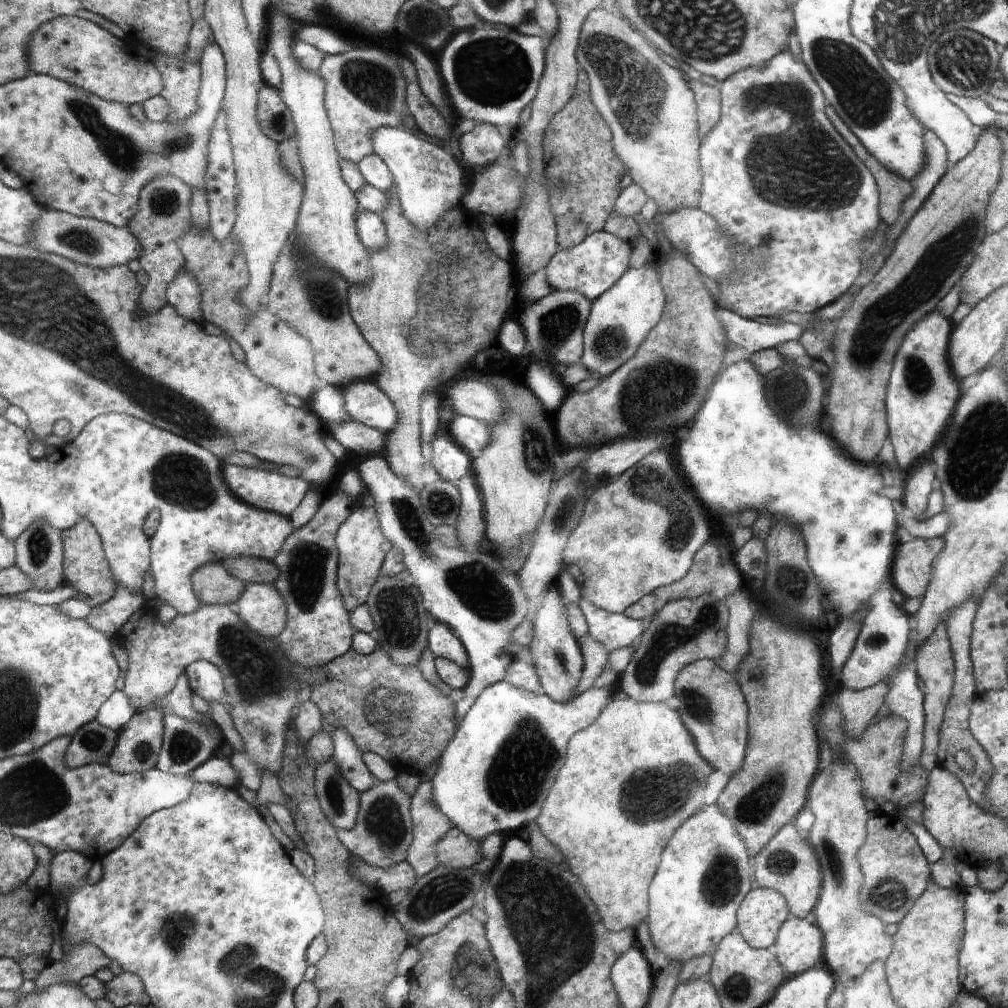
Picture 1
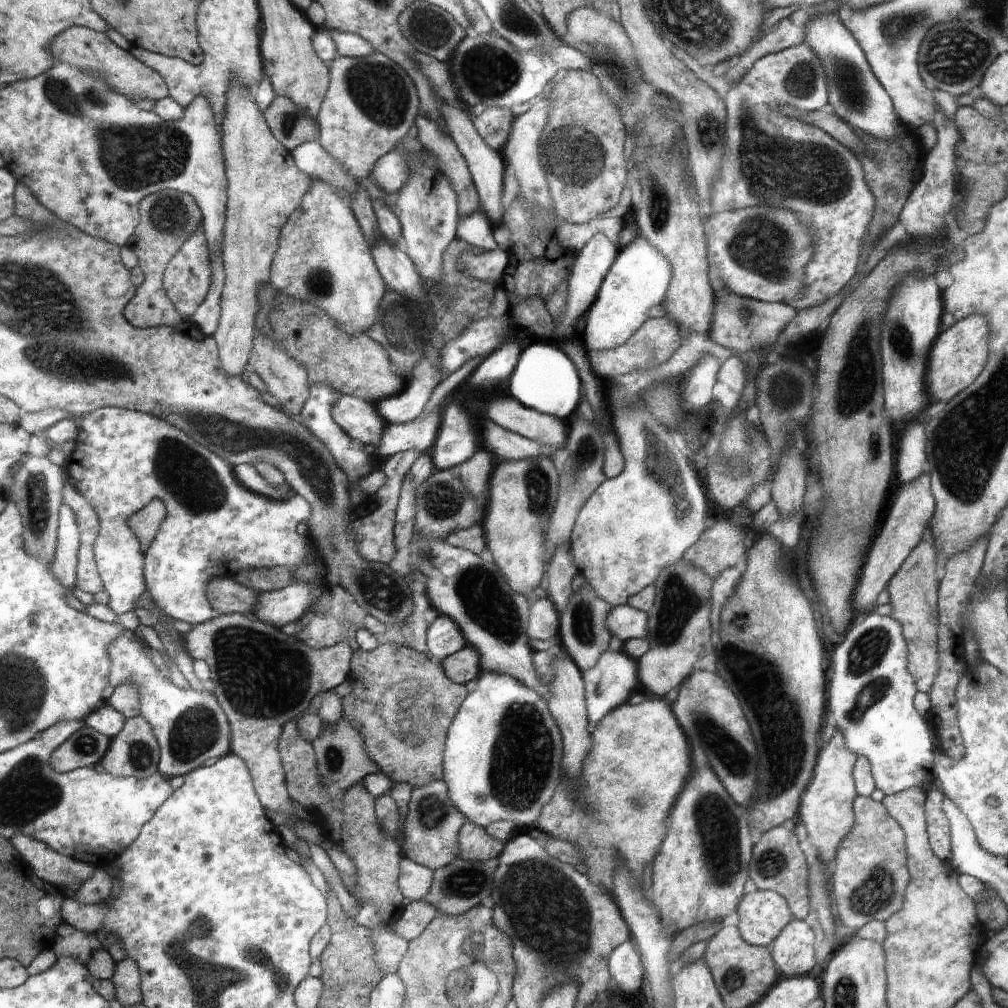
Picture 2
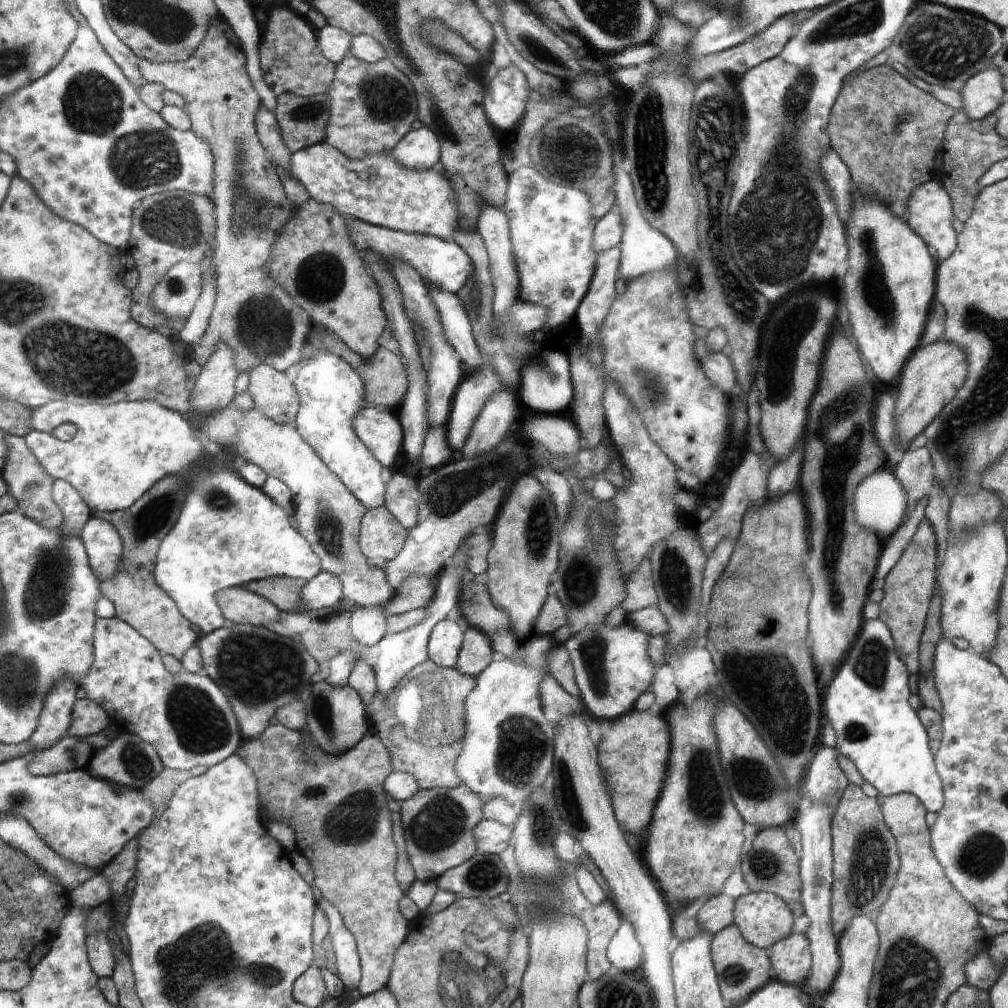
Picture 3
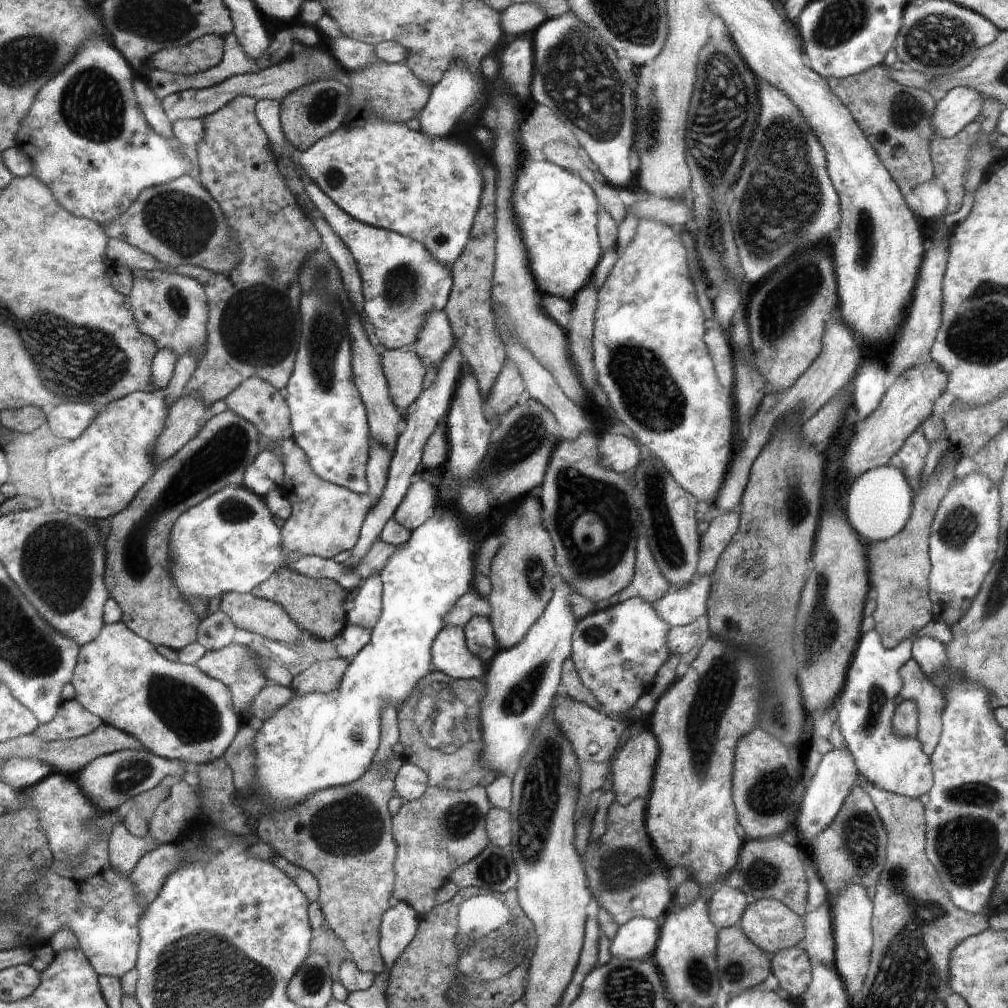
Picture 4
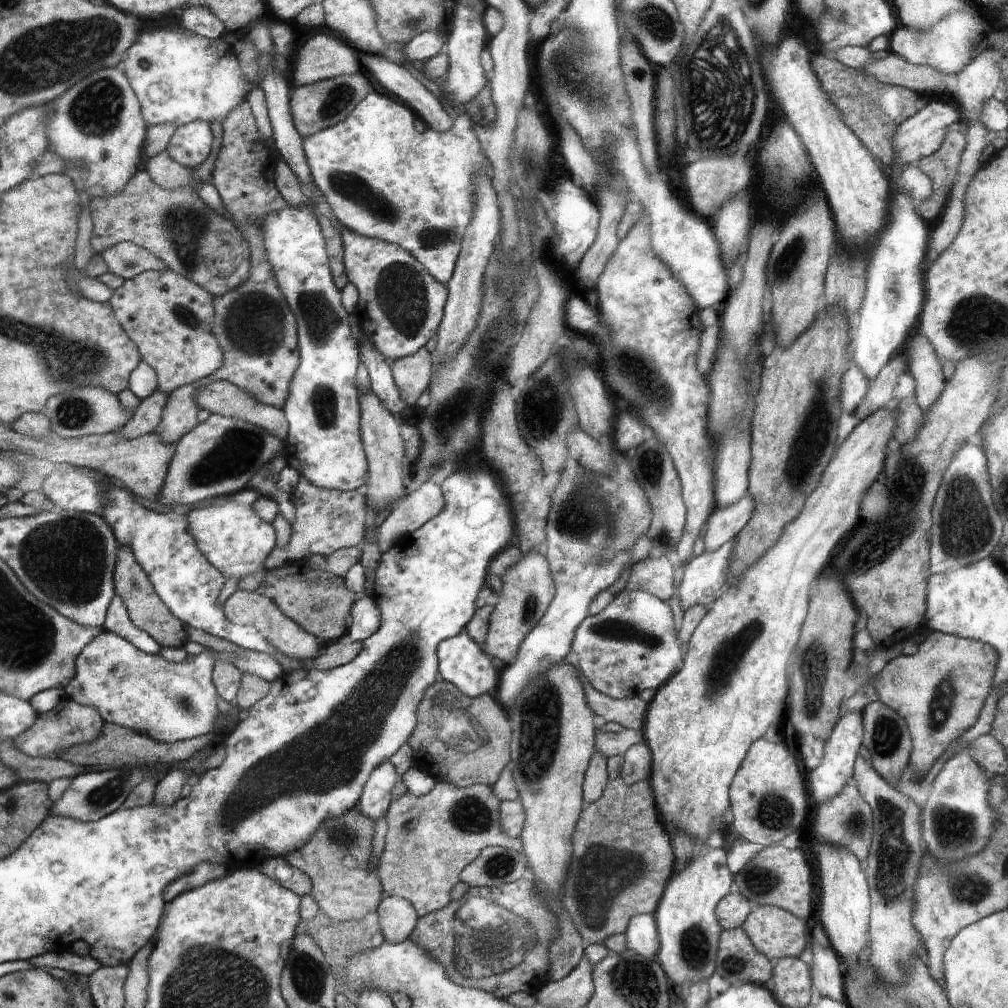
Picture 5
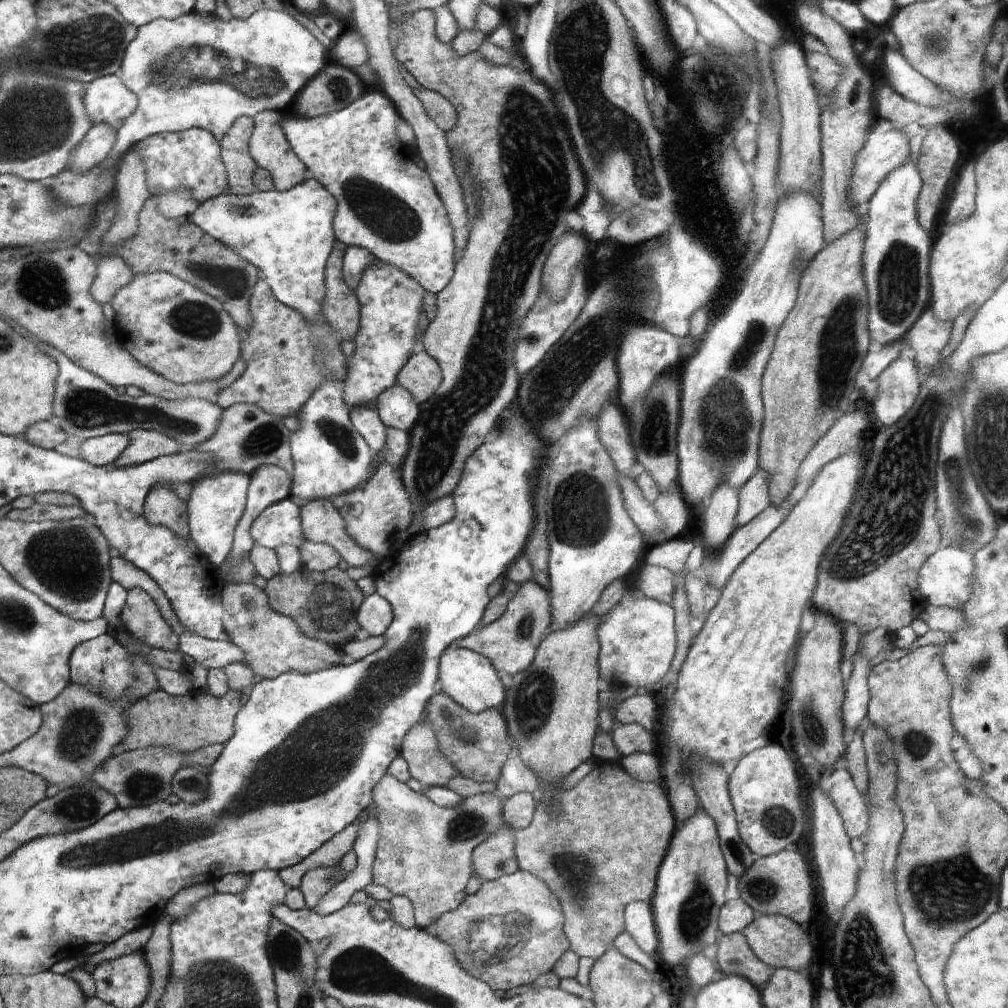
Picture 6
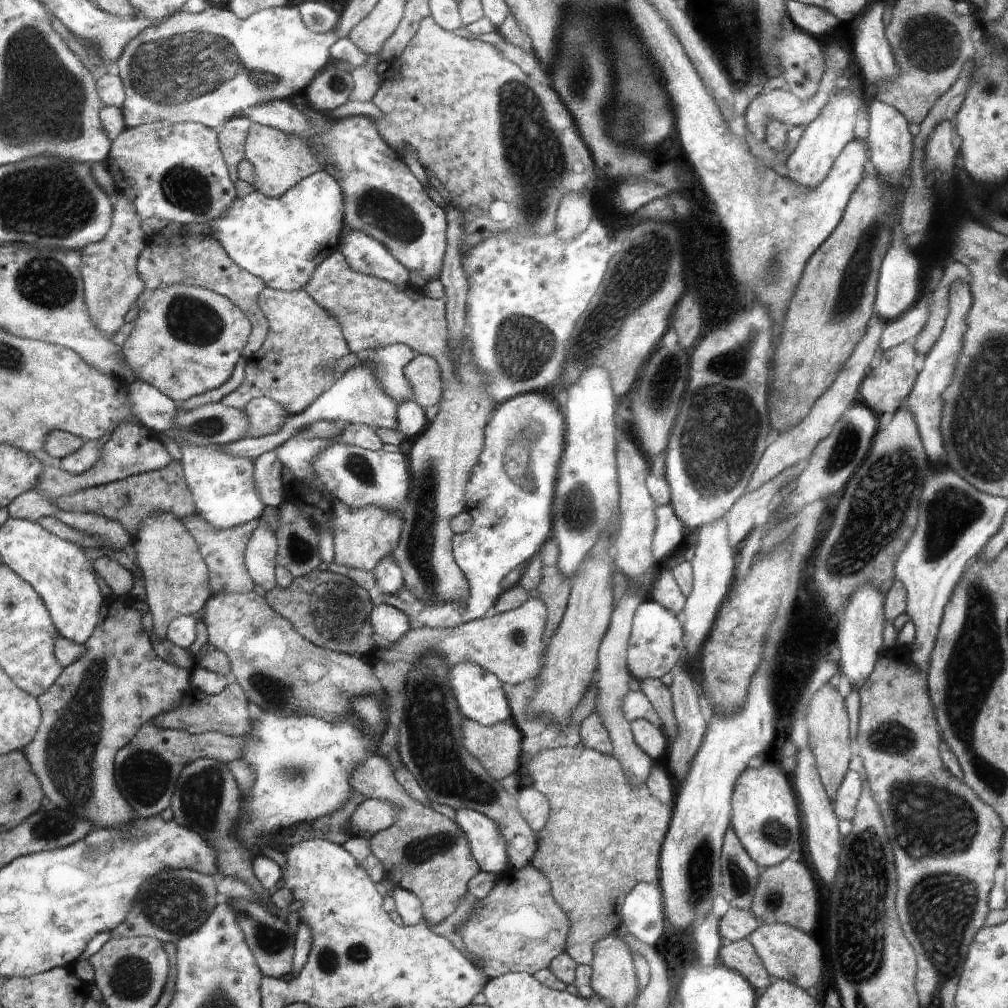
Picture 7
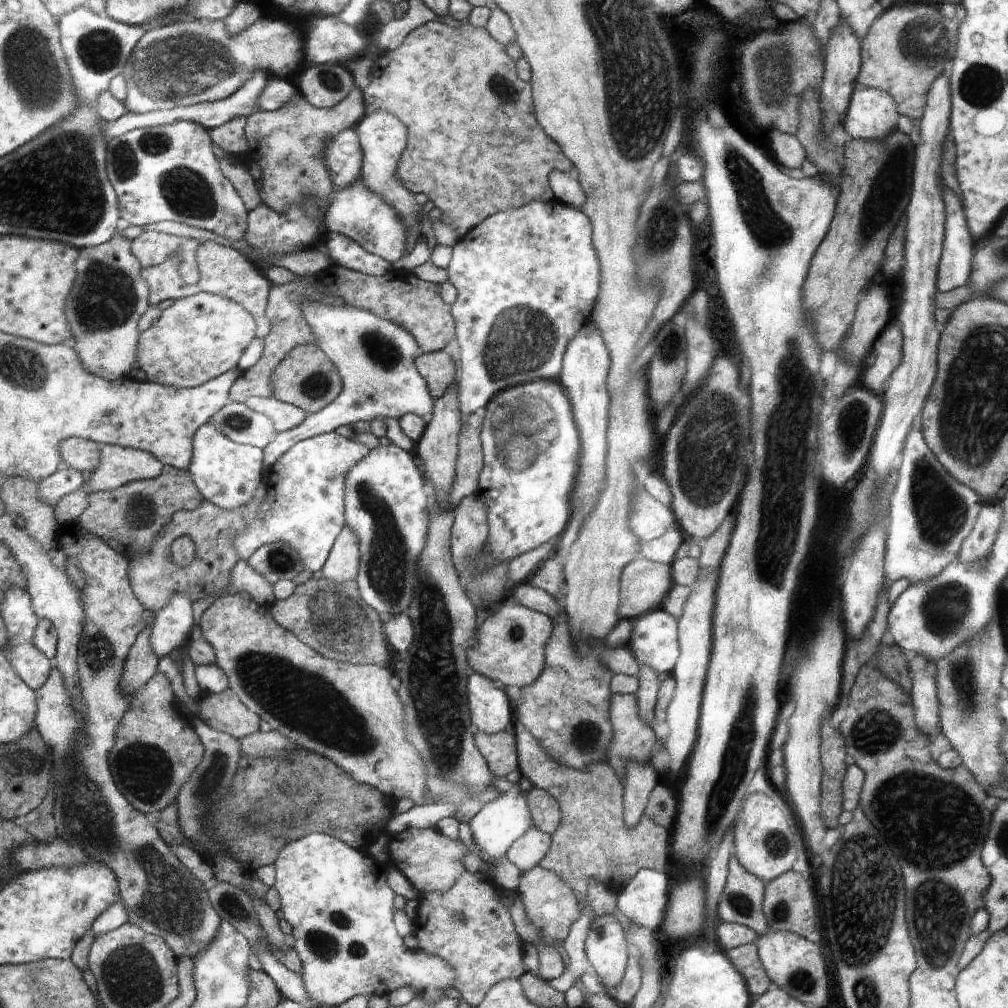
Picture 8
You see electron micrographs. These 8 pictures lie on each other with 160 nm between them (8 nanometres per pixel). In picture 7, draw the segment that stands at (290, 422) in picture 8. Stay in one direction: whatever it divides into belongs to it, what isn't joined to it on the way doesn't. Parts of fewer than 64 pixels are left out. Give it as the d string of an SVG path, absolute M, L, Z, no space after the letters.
M268 397L253 398L243 411L248 417L249 424L246 437L261 437L277 433L290 416L281 404Z

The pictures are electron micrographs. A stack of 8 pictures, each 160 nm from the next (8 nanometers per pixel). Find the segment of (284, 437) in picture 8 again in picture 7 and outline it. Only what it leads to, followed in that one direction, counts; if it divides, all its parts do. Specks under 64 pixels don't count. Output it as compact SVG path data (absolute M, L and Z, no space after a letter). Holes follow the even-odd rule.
M393 344L382 349L366 350L360 354L371 365L378 365L379 381L394 397L397 404L414 398L414 390L404 369L416 357L417 351L403 344ZM266 451L254 460L254 484L259 499L270 507L279 507L285 500L283 464L276 451Z

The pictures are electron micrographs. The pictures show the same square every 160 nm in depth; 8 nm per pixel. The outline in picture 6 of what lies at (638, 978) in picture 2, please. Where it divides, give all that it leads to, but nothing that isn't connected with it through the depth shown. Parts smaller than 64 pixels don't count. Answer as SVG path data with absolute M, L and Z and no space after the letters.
M646 900L630 902L625 910L625 932L646 954L654 953L658 946L658 925L654 924L654 916L653 904Z

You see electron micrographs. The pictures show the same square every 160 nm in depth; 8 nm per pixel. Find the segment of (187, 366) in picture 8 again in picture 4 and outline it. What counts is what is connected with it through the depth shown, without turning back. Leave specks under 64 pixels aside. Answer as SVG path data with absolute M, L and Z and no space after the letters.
M158 268L151 271L132 269L131 273L133 288L129 294L129 310L132 310L138 330L154 339L158 349L167 348L177 357L182 353L194 353L201 359L208 346L209 305L205 287L188 275Z

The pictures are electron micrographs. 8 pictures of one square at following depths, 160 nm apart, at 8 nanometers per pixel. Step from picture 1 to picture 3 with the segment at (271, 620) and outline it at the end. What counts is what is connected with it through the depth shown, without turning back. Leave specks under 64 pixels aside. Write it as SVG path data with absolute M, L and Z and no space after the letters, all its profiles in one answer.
M323 568L313 581L306 584L303 597L308 611L332 609L343 598L342 582L338 576L334 576L332 572L326 573Z

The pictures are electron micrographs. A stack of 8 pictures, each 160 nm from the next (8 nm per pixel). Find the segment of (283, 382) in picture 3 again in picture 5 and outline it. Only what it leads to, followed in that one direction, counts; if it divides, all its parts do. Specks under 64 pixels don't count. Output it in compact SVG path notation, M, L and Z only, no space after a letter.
M226 381L206 382L199 389L198 404L211 413L236 417L265 428L282 442L287 439L288 421L282 409L260 402L252 393Z

